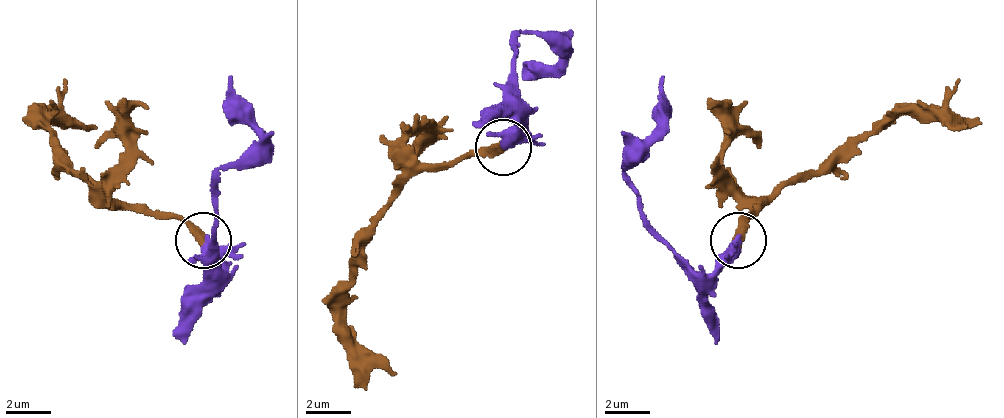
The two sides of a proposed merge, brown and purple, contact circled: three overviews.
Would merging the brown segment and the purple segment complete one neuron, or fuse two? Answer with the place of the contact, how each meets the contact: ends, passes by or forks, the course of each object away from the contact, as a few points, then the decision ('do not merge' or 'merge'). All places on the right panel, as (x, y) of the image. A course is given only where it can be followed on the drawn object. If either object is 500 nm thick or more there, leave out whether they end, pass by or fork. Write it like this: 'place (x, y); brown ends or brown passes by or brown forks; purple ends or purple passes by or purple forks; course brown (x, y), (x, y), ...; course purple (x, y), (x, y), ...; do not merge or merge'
place (738, 240); brown ends; purple passes by; course brown (737, 242), (748, 219), (759, 208), (899, 113), (921, 113), (966, 130); course purple (737, 242), (698, 275), (653, 230), (625, 175), (625, 158), (658, 124), (664, 74); merge

